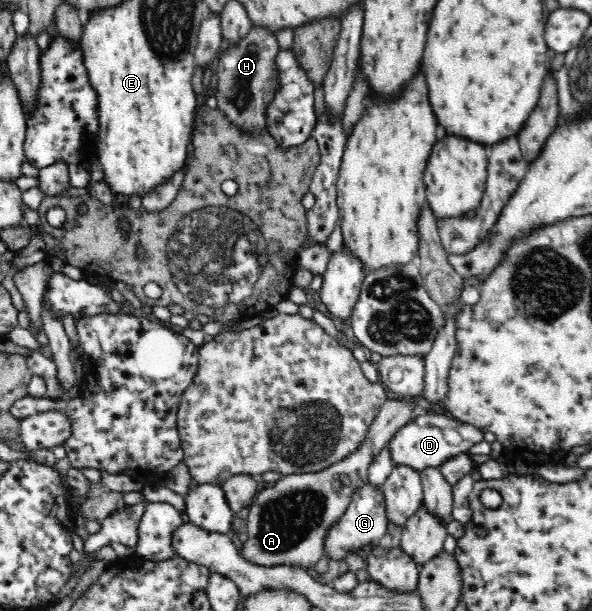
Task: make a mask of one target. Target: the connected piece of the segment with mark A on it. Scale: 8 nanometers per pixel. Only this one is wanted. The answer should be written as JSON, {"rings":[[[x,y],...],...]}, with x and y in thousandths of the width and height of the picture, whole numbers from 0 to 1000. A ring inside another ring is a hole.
{"rings":[[[652,653],[642,666],[635,686],[622,700],[615,723],[605,730],[601,740],[588,743],[574,756],[541,769],[541,773],[510,773],[510,776],[488,776],[466,787],[459,797],[443,800],[427,823],[421,828],[417,874],[419,882],[410,890],[409,910],[431,925],[461,928],[463,925],[500,925],[510,930],[529,928],[547,905],[547,881],[557,861],[574,848],[593,823],[596,809],[622,791],[623,759],[635,745],[657,727],[666,709],[693,689],[694,676],[703,668],[703,658],[688,658],[676,653]]]}

